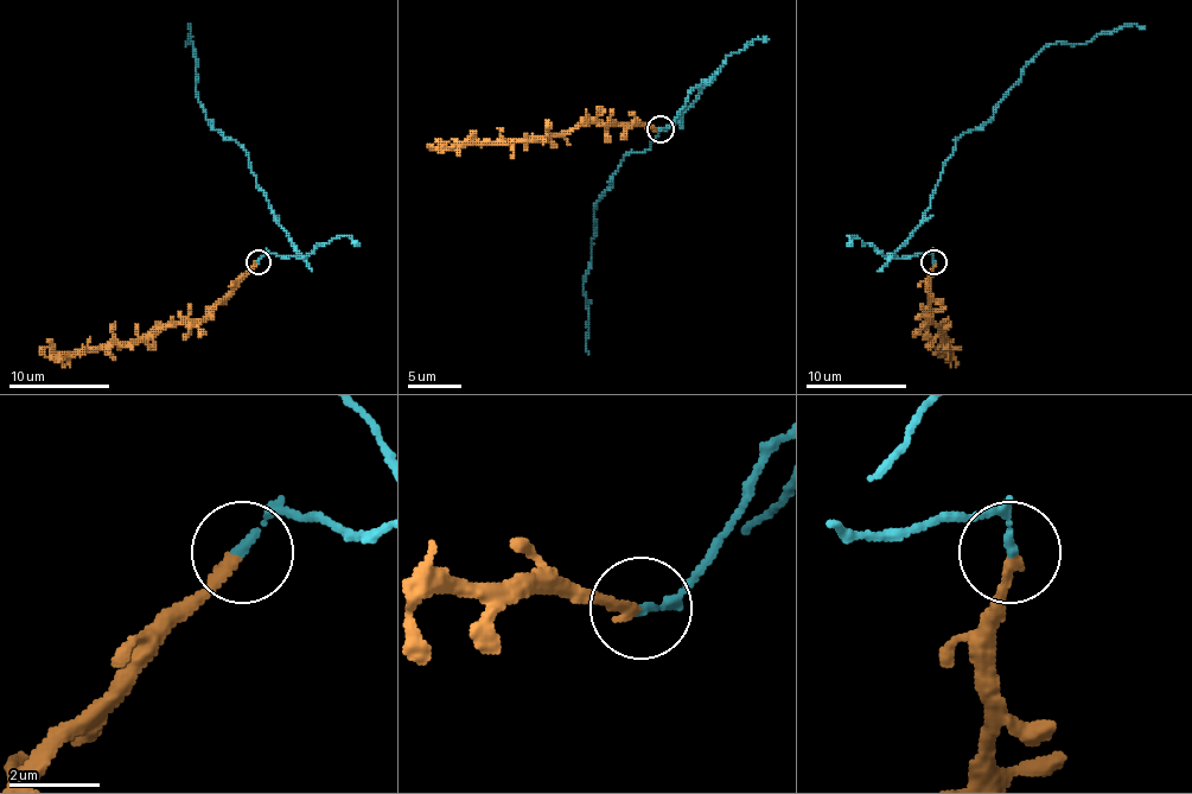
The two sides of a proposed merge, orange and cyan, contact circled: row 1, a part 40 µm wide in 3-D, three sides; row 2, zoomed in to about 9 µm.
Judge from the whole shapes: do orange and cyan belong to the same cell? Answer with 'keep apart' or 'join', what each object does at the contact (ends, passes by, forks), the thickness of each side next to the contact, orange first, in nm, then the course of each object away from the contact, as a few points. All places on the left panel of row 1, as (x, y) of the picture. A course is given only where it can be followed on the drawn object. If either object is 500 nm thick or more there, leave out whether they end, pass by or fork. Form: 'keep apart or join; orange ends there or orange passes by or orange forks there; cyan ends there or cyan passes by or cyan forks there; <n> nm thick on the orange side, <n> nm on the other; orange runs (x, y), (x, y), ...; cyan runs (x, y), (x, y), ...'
keep apart; orange ends there; cyan ends there; 240 nm thick on the orange side, 180 nm on the other; orange runs (259, 264), (201, 319), (183, 319), (133, 342), (107, 342), (72, 351), (39, 349); cyan runs (259, 261), (297, 251), (248, 154), (205, 118), (193, 46), (185, 44), (191, 29)

